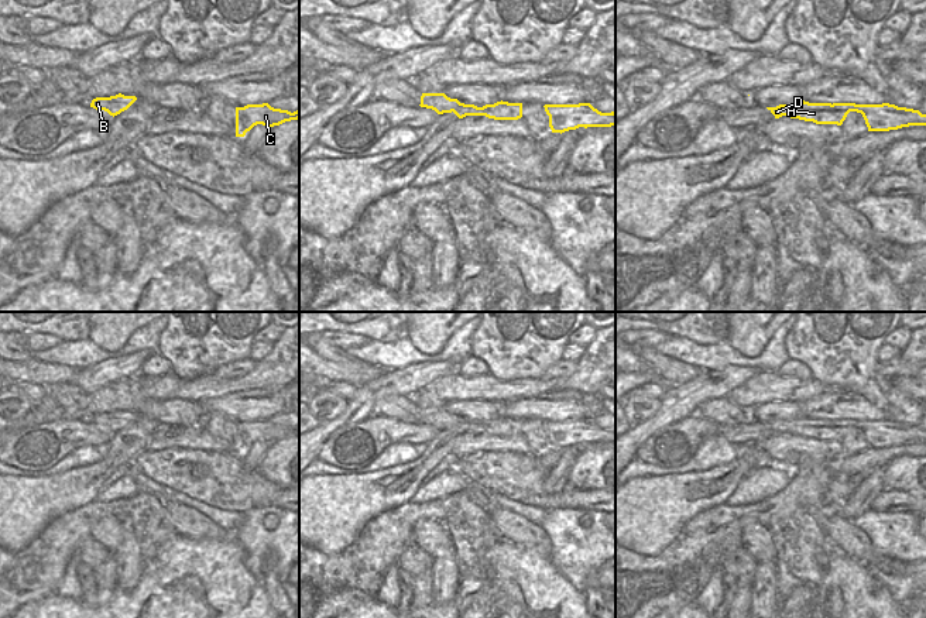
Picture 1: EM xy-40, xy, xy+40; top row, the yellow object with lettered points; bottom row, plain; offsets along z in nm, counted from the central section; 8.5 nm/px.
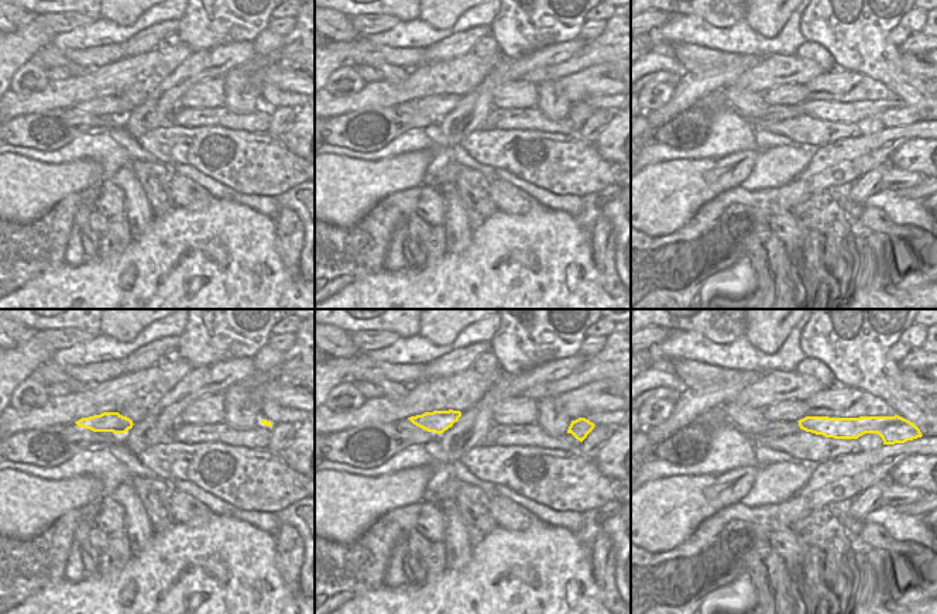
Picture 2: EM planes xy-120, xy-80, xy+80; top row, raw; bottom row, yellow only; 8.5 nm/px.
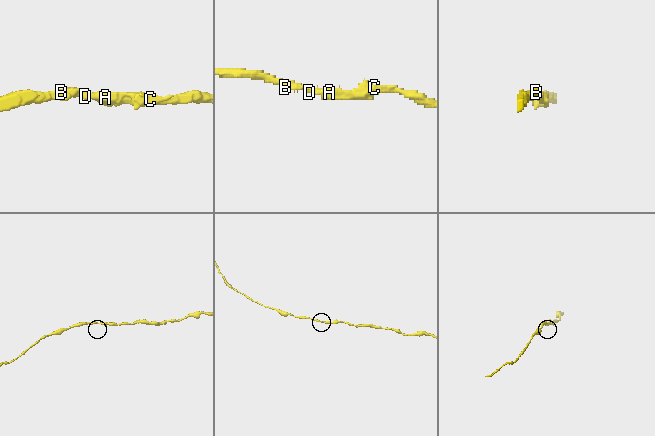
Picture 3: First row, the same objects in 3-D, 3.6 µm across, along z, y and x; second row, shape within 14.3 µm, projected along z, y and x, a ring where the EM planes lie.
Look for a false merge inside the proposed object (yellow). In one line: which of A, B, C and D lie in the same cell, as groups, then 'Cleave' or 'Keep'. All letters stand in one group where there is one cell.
Groups: A B C D. Keep

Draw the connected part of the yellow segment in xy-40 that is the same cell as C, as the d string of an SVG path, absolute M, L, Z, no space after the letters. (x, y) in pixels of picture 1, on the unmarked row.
M268 419L236 423L236 453L244 453L257 440L271 444L298 435L299 426L291 429L288 426L274 425Z

